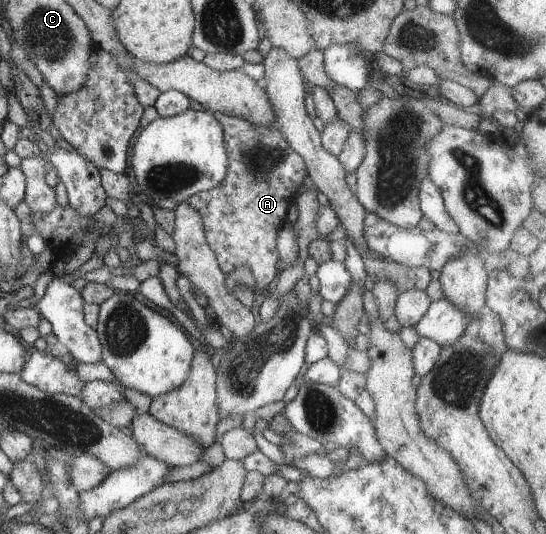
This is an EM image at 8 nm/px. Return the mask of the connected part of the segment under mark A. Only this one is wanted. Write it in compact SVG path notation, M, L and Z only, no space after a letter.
M213 113L215 115L215 119L223 125L223 135L224 135L224 143L227 149L227 155L229 155L229 171L227 171L227 175L223 179L223 183L219 183L214 189L209 189L208 191L201 192L197 194L195 197L190 198L191 207L195 208L201 217L203 229L205 229L205 237L207 244L213 249L213 253L216 254L217 262L221 267L221 271L223 274L229 275L233 274L236 269L239 267L243 267L243 265L247 265L249 269L251 269L251 273L253 273L253 278L257 281L255 290L261 290L261 287L265 289L270 288L279 275L279 270L281 268L279 264L279 255L276 251L276 241L279 235L279 231L283 229L283 225L287 222L287 215L290 209L290 206L295 201L294 196L299 194L299 187L301 187L302 183L308 178L307 167L305 161L287 144L287 141L283 139L283 135L279 132L278 127L271 127L271 125L267 125L267 127L263 127L263 129L259 129L259 127L255 127L255 125L251 125L249 121L245 121L239 117L231 117L224 115L223 113Z

